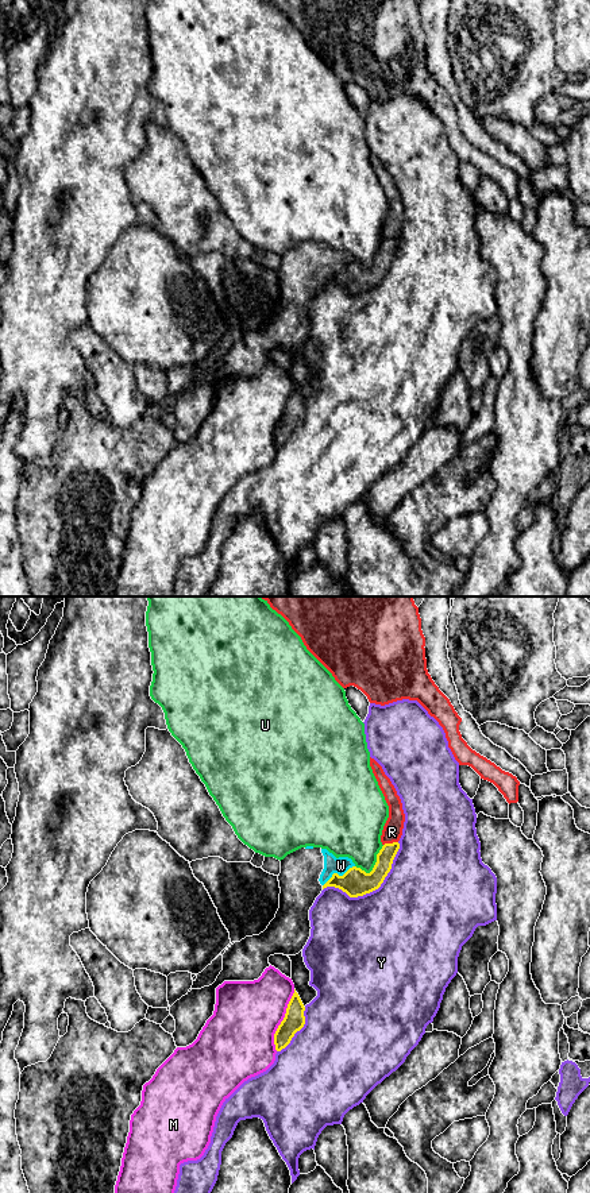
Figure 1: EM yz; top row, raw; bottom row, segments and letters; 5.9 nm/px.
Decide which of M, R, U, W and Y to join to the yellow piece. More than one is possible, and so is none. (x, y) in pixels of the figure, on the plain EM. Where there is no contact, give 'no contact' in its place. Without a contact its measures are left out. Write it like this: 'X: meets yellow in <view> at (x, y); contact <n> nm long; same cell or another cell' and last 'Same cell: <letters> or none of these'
M: meets yellow in yz at (282, 416); contact 380 nm long; another cell
R: meets yellow in yz at (390, 239); contact 90 nm long; another cell
U: meets yellow in yz at (374, 261); contact 220 nm long; another cell
W: meets yellow in yz at (338, 270); contact 220 nm long; another cell
Y: meets yellow in yz at (373, 285); contact 550 nm long; another cell
Same cell: none of these

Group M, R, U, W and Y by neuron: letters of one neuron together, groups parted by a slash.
M / R W / U / Y

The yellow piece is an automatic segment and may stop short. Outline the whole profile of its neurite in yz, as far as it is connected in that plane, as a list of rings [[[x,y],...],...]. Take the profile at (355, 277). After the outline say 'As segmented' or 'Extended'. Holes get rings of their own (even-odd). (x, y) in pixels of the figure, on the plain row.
[[[398,238],[385,239],[377,250],[377,258],[370,269],[352,262],[343,271],[333,269],[323,281],[323,285],[327,282],[335,282],[346,287],[350,293],[363,292],[378,285],[390,267],[398,244]]]. As segmented

